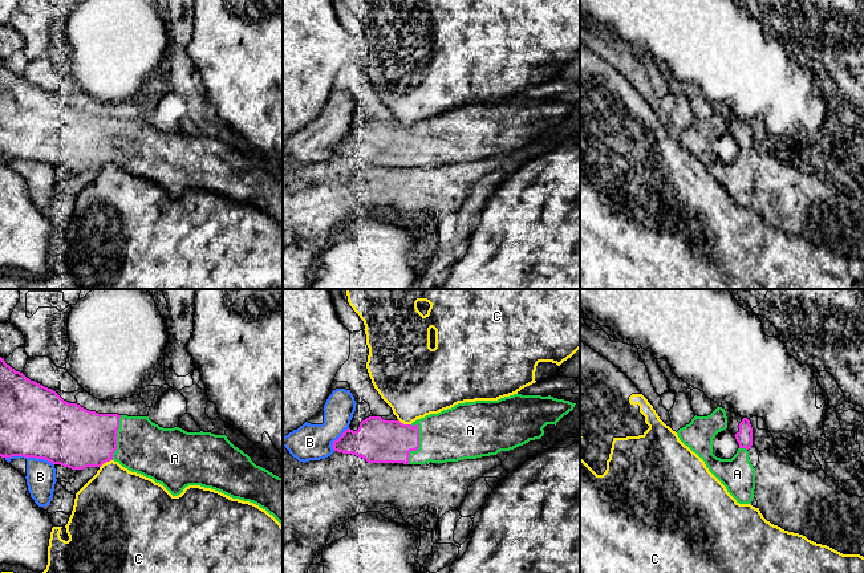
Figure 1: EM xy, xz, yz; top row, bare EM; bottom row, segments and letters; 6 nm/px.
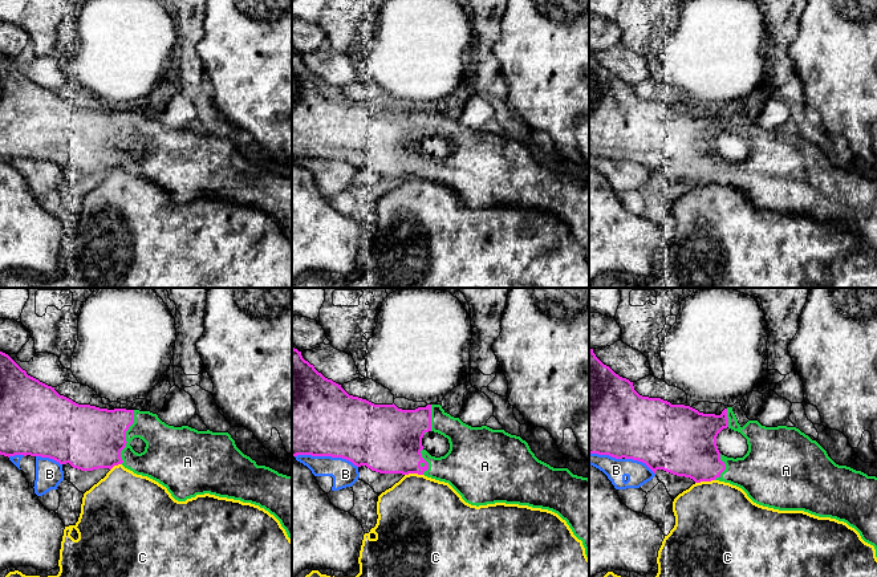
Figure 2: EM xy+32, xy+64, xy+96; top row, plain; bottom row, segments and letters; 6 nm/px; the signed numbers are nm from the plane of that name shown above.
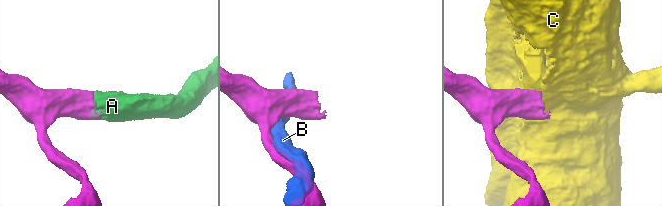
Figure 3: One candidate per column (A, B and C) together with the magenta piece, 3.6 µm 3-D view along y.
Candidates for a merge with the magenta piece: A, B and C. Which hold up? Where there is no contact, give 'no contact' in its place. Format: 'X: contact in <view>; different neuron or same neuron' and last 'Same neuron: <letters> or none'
A: contact in xz; same neuron
B: contact in xy; different neuron
C: contact in xy; different neuron
Same neuron: A

